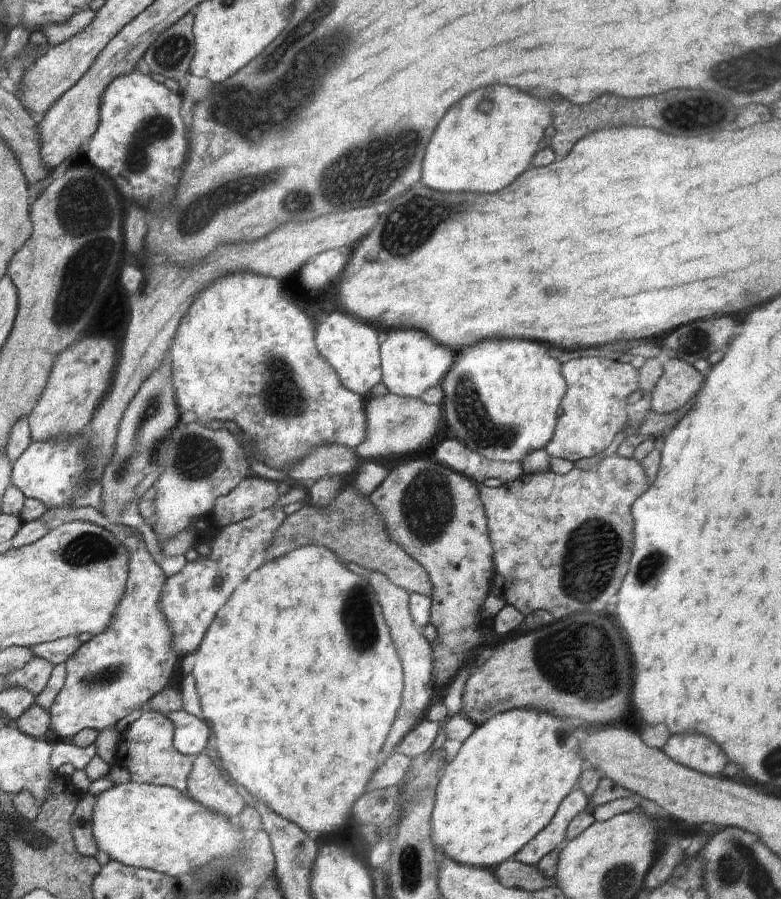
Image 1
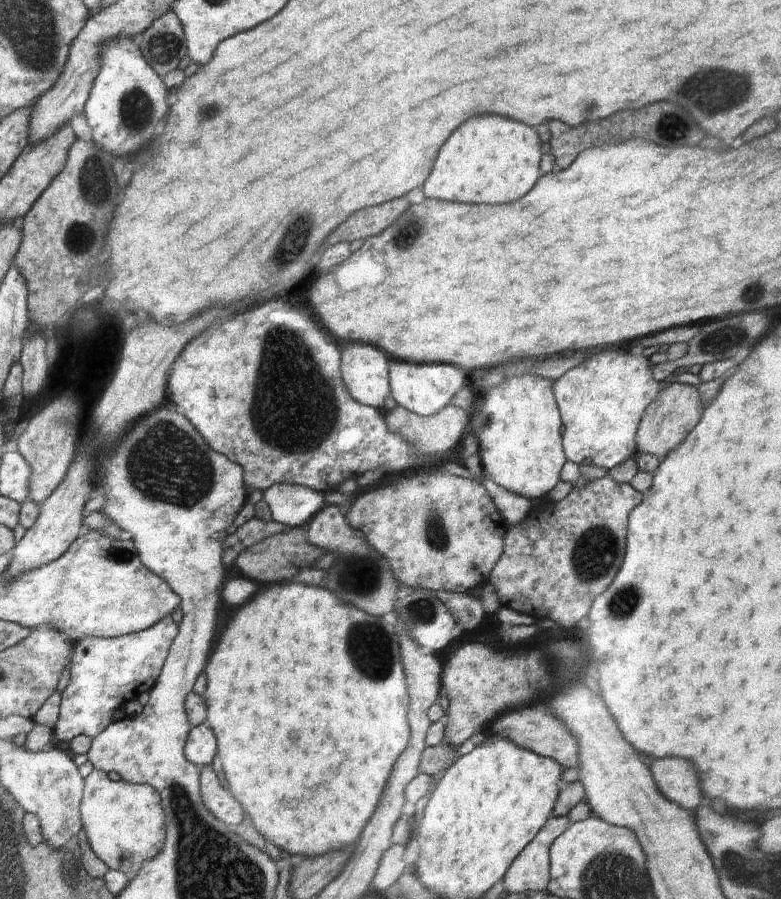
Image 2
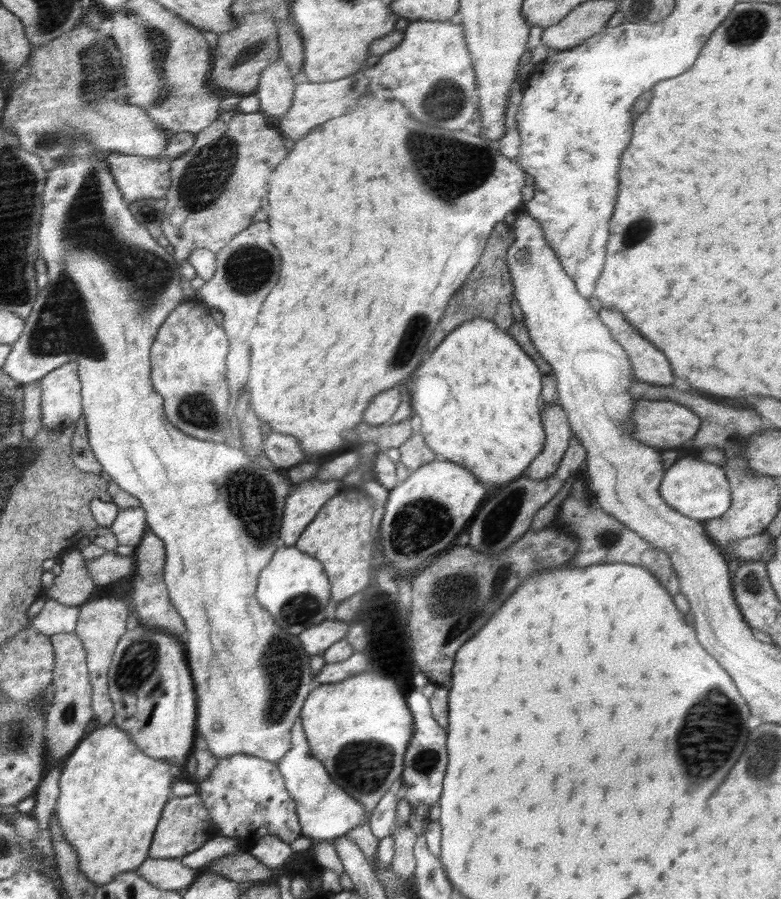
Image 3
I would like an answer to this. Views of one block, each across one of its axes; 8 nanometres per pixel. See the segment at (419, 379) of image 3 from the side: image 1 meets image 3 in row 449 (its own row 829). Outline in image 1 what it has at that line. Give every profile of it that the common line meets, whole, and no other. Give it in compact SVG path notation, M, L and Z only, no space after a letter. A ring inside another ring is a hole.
M512 708L477 725L454 760L446 763L436 785L430 830L438 853L460 864L494 868L520 852L550 824L558 806L586 769L586 758L580 752L586 728L580 724L584 725L584 720L563 720L536 708Z

